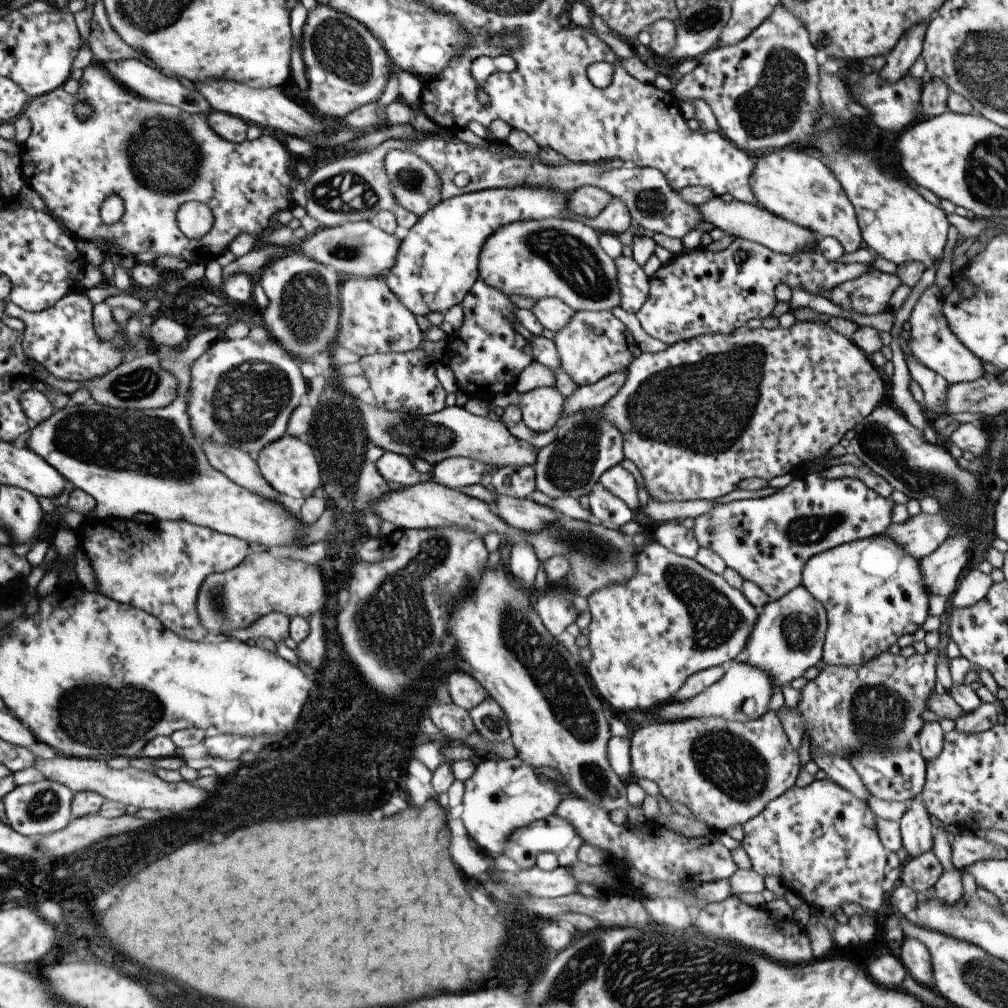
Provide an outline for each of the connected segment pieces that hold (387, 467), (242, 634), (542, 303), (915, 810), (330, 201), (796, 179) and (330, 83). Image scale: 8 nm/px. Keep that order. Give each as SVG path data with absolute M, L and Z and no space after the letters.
M385 451L375 463L376 468L380 471L380 476L390 482L396 482L400 486L414 486L422 482L423 475L414 468L414 464L406 456L393 451Z
M270 612L259 618L247 629L231 631L228 637L246 642L248 639L269 638L275 643L282 642L289 637L289 622L288 616L281 612Z
M544 297L538 299L531 310L540 324L552 332L560 332L572 320L575 311L560 298Z
M920 797L912 800L908 810L899 820L902 846L909 858L918 858L930 852L933 845L931 814Z
M387 140L364 152L341 153L328 158L324 164L312 170L304 181L307 215L318 220L321 227L337 227L347 222L375 222L376 214L382 210L394 212L398 202L392 194L392 186L384 168L384 157L390 150L406 147L405 142Z
M786 147L755 159L750 180L758 205L781 219L816 232L821 238L832 236L846 253L855 252L863 240L855 208L848 200L836 174L807 148Z
M319 4L308 12L302 28L301 53L308 92L302 101L312 111L336 120L346 118L360 106L376 102L388 84L393 67L372 32L352 16Z

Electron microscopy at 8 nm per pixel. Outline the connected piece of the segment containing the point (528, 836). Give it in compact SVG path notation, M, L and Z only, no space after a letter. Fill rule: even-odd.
M552 815L544 820L536 820L535 823L528 824L526 828L519 828L512 832L512 836L508 836L508 840L504 844L506 848L504 848L503 854L512 858L521 869L529 869L536 865L536 855L550 852L558 858L560 867L566 867L577 861L578 850L584 843L570 822Z

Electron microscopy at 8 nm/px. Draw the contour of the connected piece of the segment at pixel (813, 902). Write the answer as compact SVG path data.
M828 777L815 780L806 788L794 785L782 796L771 800L758 816L742 825L742 846L750 857L752 870L762 878L775 876L790 886L803 902L816 912L836 916L842 905L856 902L875 914L885 900L882 881L887 870L887 852L876 830L876 815L864 800L852 796Z

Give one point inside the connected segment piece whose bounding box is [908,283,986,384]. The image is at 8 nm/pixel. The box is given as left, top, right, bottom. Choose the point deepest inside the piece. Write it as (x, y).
(932, 343)

